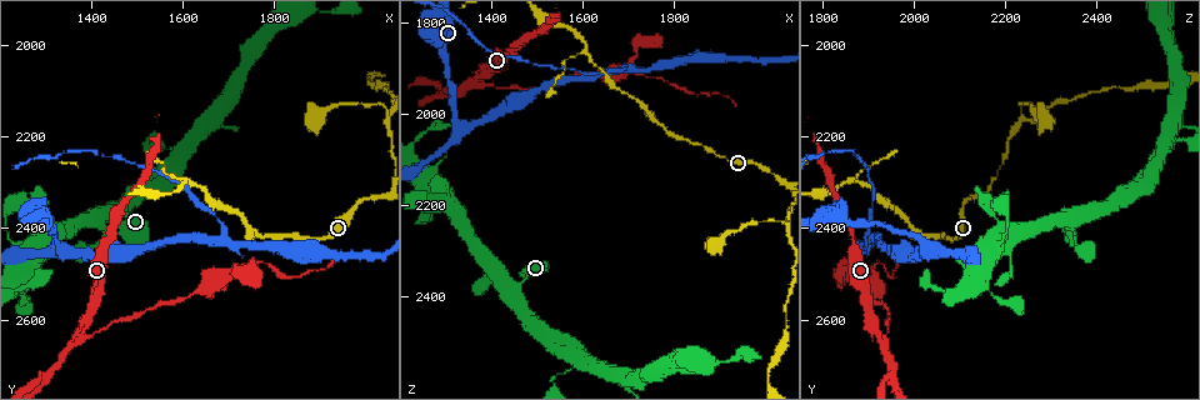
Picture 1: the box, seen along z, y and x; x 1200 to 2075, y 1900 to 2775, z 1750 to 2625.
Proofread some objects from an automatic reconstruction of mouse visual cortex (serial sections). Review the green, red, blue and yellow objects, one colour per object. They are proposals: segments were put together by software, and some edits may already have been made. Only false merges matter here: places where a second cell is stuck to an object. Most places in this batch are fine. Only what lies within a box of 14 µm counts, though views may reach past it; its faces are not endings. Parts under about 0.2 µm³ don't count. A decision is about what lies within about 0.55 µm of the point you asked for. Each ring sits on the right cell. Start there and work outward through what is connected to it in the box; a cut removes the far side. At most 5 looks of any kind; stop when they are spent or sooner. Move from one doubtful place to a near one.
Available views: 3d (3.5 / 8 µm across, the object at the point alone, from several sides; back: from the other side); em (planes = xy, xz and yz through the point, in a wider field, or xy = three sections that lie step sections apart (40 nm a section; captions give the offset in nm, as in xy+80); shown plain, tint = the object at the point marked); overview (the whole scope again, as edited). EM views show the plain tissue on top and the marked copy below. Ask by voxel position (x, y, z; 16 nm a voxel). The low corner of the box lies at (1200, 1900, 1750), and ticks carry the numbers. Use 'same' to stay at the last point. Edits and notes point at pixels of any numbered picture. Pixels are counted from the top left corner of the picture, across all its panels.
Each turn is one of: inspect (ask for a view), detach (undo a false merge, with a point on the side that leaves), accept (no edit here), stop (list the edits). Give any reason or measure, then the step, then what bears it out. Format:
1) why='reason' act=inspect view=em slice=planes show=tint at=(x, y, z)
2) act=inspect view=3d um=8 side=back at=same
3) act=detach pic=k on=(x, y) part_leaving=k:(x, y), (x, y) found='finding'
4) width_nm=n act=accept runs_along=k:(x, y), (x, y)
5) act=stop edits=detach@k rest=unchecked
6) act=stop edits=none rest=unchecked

why='three arms meet' act=inspect view=3d um=3.5 at=(1670, 2430, 1910)

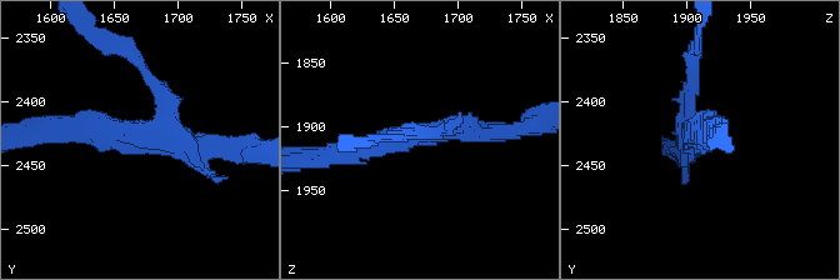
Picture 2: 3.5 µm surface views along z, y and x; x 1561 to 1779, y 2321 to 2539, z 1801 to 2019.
act=inspect view=em slice=planes show=tint at=(1676, 2428, 1904)

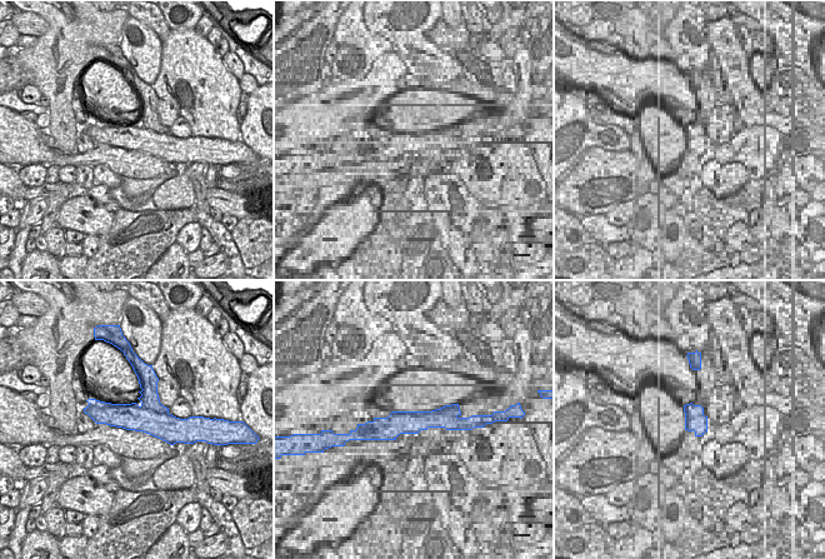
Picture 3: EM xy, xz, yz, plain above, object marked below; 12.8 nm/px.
act=detach pic=2 on=(695, 76) part_leaving=2:(691, 116), (691, 54), (698, 35) found='two cells meet here'

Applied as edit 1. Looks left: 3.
why='see it whole again' act=inspect view=overview

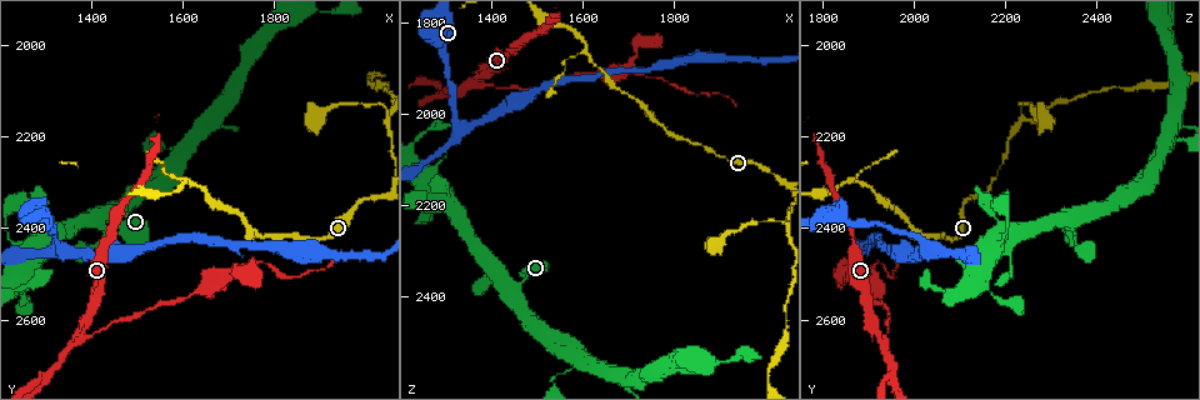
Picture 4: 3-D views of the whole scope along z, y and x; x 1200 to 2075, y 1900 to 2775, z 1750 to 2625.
why='thick turns thin' act=inspect view=3d um=3.5 at=(1375, 2630, 1925)

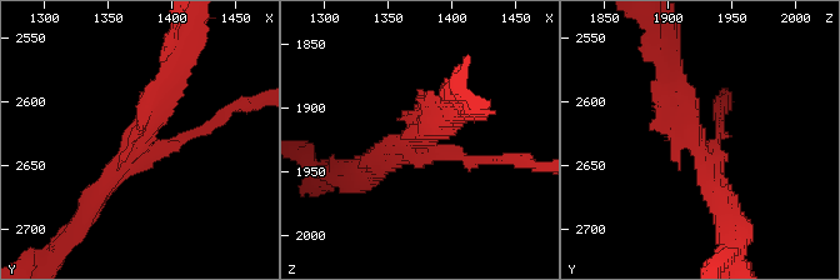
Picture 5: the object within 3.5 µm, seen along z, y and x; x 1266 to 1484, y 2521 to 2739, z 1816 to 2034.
act=inspect view=em slice=xy step=3 show=tint at=(1376, 2630, 1924)

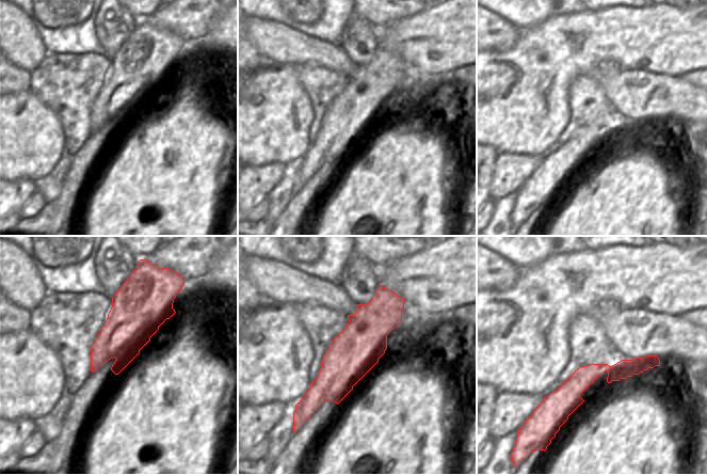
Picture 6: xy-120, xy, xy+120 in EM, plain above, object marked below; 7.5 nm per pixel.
act=detach pic=5 on=(194, 133) border=6:(611, 366), (606, 369) found='a second cell is stuck on'

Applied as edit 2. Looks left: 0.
act=stop edits=detach@2,detach@5 rest=unchecked

